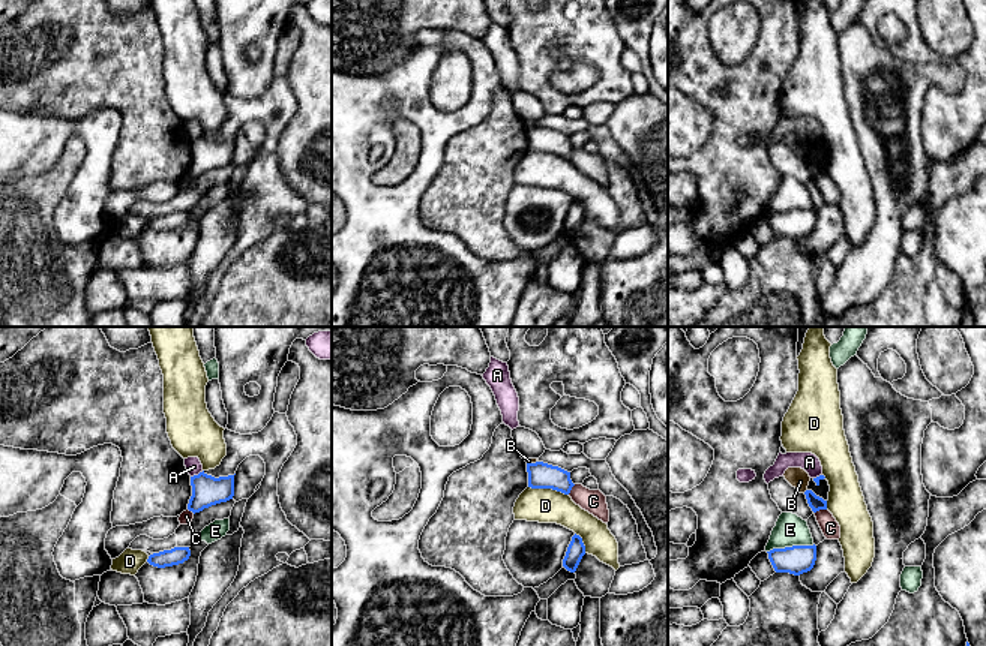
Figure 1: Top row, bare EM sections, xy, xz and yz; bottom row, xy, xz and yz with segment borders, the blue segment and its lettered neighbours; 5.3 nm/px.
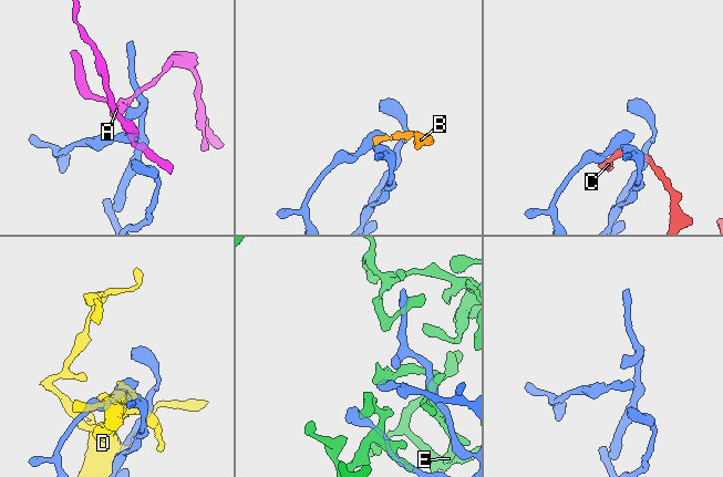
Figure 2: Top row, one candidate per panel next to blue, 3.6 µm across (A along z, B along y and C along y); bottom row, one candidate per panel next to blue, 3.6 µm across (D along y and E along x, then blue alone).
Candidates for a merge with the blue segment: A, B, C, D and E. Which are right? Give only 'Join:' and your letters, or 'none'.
Join: none

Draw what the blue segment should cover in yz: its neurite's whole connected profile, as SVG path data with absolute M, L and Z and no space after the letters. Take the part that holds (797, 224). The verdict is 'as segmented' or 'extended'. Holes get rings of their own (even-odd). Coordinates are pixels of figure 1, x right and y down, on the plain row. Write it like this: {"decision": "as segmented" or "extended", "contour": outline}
{"decision": "as segmented", "contour": "M815 208L773 213L767 217L776 237L789 237L794 240L810 235L816 225Z"}

